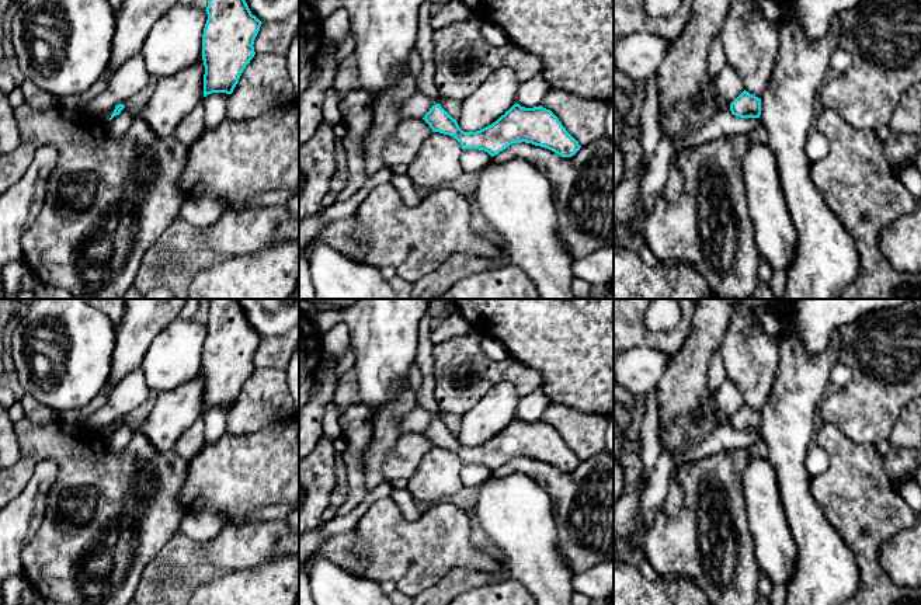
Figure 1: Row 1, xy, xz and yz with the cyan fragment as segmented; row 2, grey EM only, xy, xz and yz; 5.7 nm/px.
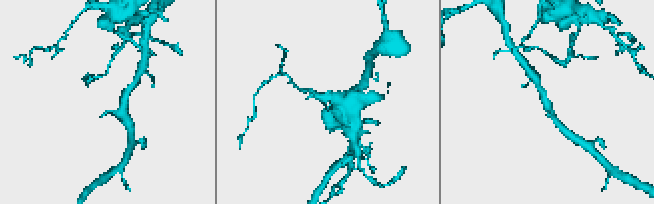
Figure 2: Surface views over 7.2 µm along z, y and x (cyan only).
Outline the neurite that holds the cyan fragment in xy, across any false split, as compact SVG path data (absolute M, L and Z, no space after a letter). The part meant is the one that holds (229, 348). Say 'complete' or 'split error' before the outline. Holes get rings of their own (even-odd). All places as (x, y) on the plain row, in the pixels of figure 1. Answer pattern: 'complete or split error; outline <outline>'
complete; outline M211 299L206 321L208 334L202 350L204 411L212 407L232 408L239 393L254 372L254 354L261 335L251 328L239 299Z

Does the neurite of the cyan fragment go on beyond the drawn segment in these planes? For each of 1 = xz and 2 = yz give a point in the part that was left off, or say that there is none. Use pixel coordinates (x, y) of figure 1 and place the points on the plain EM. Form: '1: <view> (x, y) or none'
1: none
2: none

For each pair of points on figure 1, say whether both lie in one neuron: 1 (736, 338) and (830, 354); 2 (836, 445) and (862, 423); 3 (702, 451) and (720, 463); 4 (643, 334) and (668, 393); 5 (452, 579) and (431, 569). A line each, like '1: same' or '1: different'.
1: different
2: different
3: different
4: different
5: different

